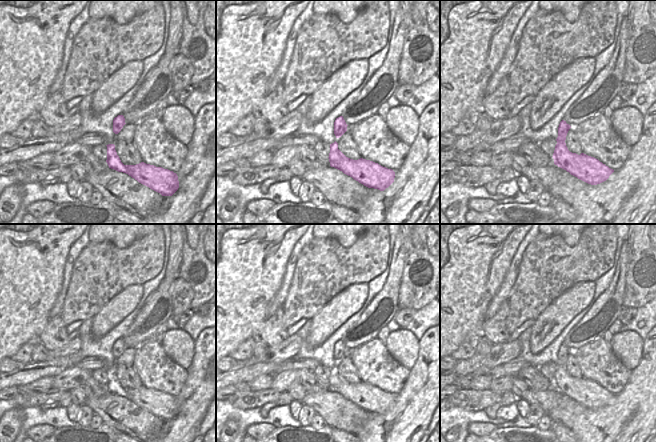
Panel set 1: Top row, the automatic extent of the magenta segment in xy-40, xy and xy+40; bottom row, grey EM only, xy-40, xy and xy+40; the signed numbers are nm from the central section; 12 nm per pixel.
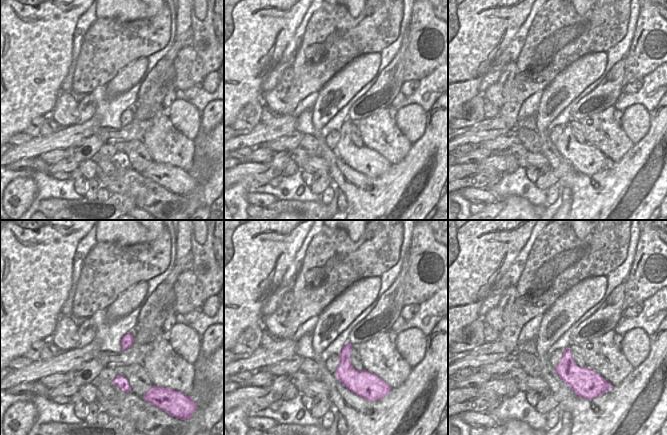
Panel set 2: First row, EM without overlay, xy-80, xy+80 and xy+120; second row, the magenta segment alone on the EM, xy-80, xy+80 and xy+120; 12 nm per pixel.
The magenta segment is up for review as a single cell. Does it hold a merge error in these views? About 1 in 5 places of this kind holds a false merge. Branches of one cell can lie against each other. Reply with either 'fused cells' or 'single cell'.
single cell

